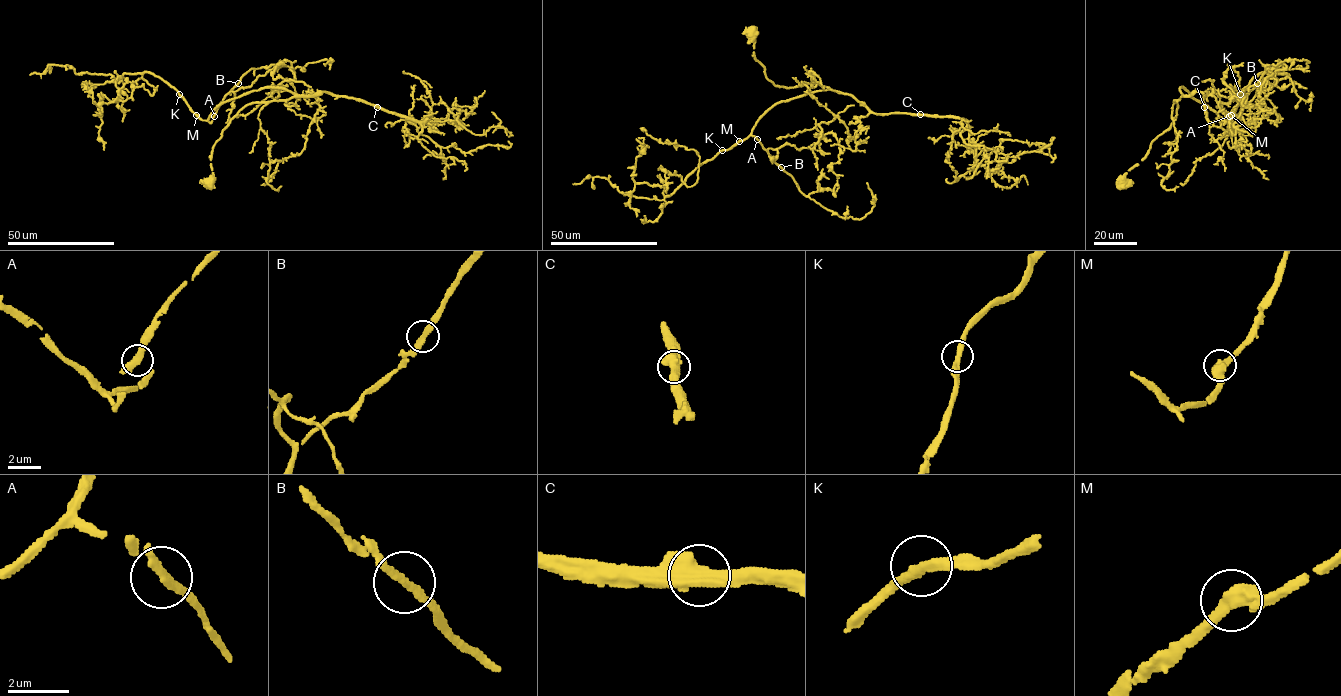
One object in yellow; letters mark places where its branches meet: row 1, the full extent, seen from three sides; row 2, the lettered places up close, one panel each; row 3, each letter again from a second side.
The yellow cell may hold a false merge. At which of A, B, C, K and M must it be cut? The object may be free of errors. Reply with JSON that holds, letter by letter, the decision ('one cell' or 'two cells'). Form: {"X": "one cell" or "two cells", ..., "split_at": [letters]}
{"A": "one cell", "B": "one cell", "C": "one cell", "K": "one cell", "M": "one cell", "split_at": []}

